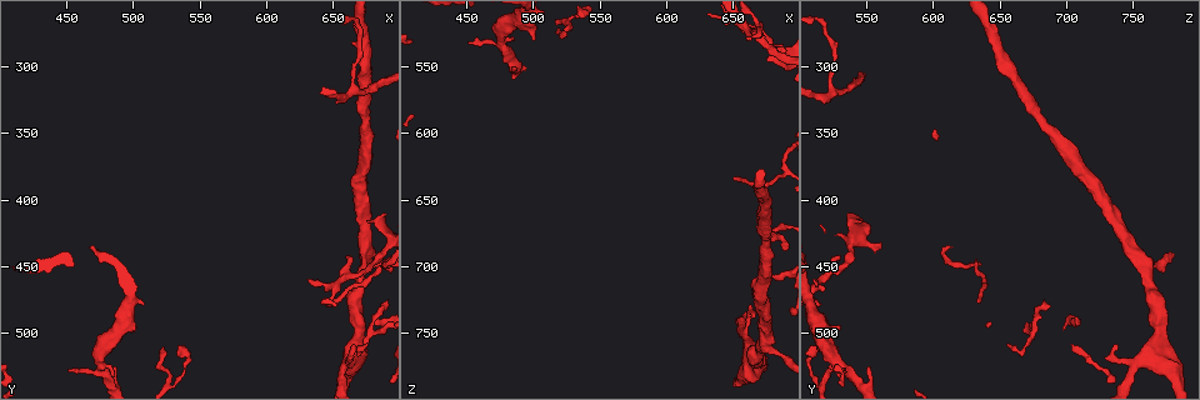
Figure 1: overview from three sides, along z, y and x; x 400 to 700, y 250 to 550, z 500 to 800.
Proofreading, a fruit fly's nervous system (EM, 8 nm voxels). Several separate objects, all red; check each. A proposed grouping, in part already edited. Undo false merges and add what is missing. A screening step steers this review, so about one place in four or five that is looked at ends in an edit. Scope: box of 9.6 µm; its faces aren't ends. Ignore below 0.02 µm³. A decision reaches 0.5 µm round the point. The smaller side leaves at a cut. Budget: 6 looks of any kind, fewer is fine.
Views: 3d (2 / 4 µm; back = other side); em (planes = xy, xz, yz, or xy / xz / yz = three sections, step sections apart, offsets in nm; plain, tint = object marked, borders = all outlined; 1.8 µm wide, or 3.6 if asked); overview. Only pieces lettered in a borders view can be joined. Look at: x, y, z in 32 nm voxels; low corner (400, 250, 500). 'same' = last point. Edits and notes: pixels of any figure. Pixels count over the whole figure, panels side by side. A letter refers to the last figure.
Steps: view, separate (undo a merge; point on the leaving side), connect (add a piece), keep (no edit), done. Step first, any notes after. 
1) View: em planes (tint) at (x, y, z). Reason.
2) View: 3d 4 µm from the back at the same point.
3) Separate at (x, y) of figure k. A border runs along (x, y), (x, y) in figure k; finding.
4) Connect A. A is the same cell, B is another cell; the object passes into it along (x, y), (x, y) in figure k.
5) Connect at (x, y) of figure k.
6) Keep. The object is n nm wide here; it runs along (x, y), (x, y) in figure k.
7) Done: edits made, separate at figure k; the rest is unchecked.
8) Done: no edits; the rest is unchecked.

View: em yz step 8 (tint) at (488, 526, 552). Branch stops here.

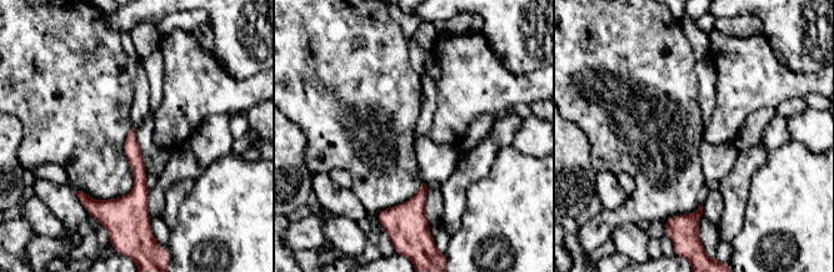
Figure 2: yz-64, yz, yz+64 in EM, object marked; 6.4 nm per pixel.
View: em yz step 8 (borders) at the same point. What lies round it.

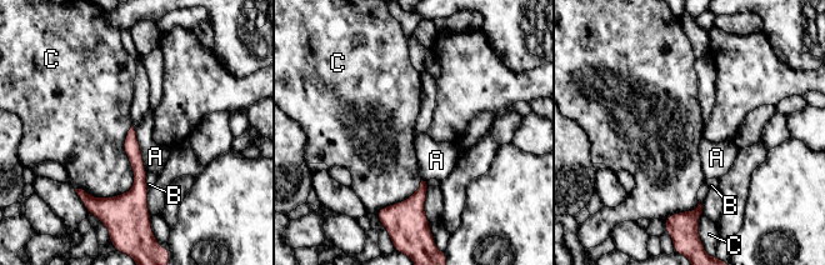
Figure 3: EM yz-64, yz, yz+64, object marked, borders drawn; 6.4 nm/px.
Keep. A, B and C are other cells; a border runs along (131, 125), (133, 186), (75, 189) in figure 3; no lettered piece goes on from it.

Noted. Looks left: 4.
View: em xz step 4 (tint) at (662, 442, 532). Thin end.

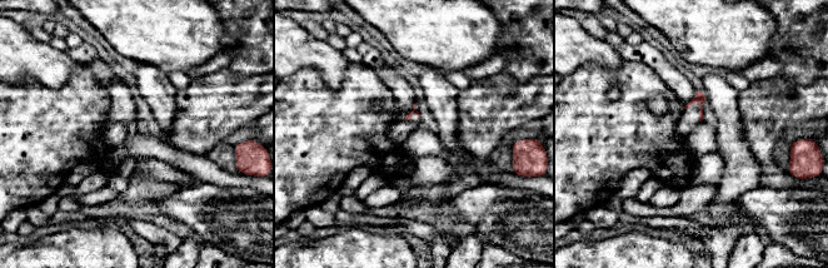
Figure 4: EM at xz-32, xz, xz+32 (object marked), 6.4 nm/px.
View: em planes (tint) at the same point.

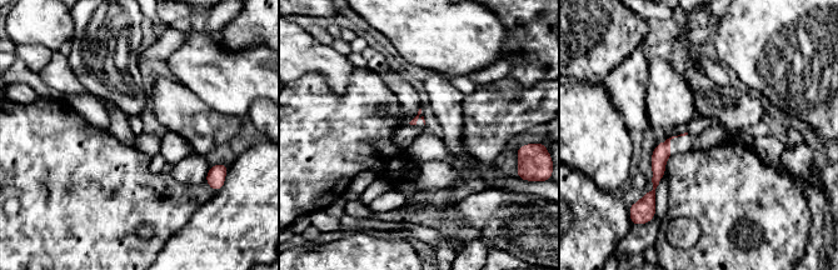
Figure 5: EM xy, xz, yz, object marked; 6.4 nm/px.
View: em planes (borders) at the same point.

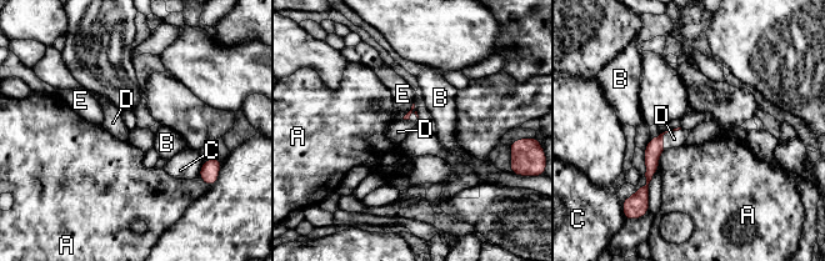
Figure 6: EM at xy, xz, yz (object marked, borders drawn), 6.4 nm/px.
Connect D. D is the same cell, A, B, C and E are other cells; the object passes into it along (655, 146), (668, 131), (674, 139) in figure 6; the neuron continues.

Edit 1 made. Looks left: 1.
Done: edits made, connect at figure 6; the rest is unchecked.

